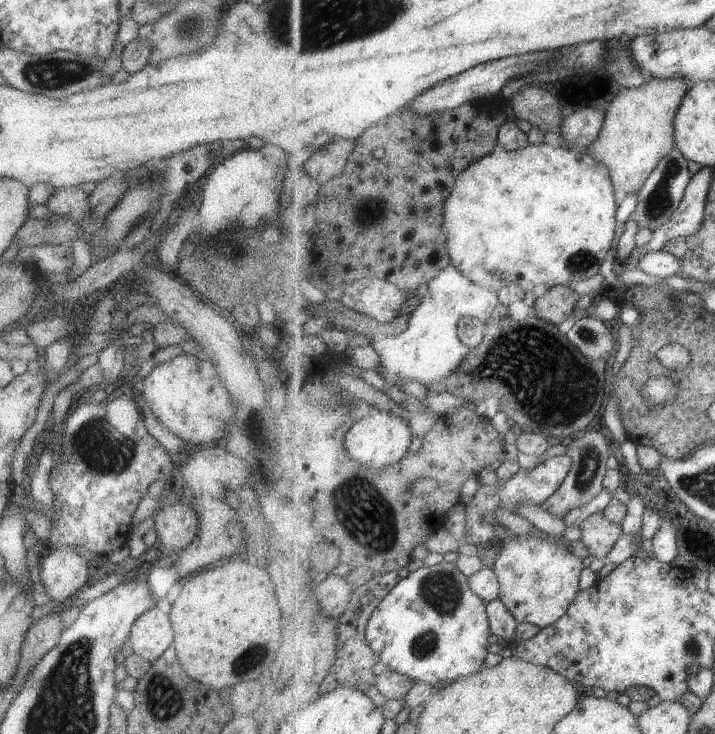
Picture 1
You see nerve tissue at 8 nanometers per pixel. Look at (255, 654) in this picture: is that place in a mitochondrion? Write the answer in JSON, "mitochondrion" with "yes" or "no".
{"mitochondrion":"yes"}

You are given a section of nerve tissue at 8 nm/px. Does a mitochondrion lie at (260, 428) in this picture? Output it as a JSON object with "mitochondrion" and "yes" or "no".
{"mitochondrion":"yes"}

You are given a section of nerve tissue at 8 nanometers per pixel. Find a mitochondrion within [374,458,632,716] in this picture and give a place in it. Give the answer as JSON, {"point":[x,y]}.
{"point":[442,590]}

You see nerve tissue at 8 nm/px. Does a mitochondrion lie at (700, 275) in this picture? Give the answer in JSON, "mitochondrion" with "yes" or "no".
{"mitochondrion":"no"}

